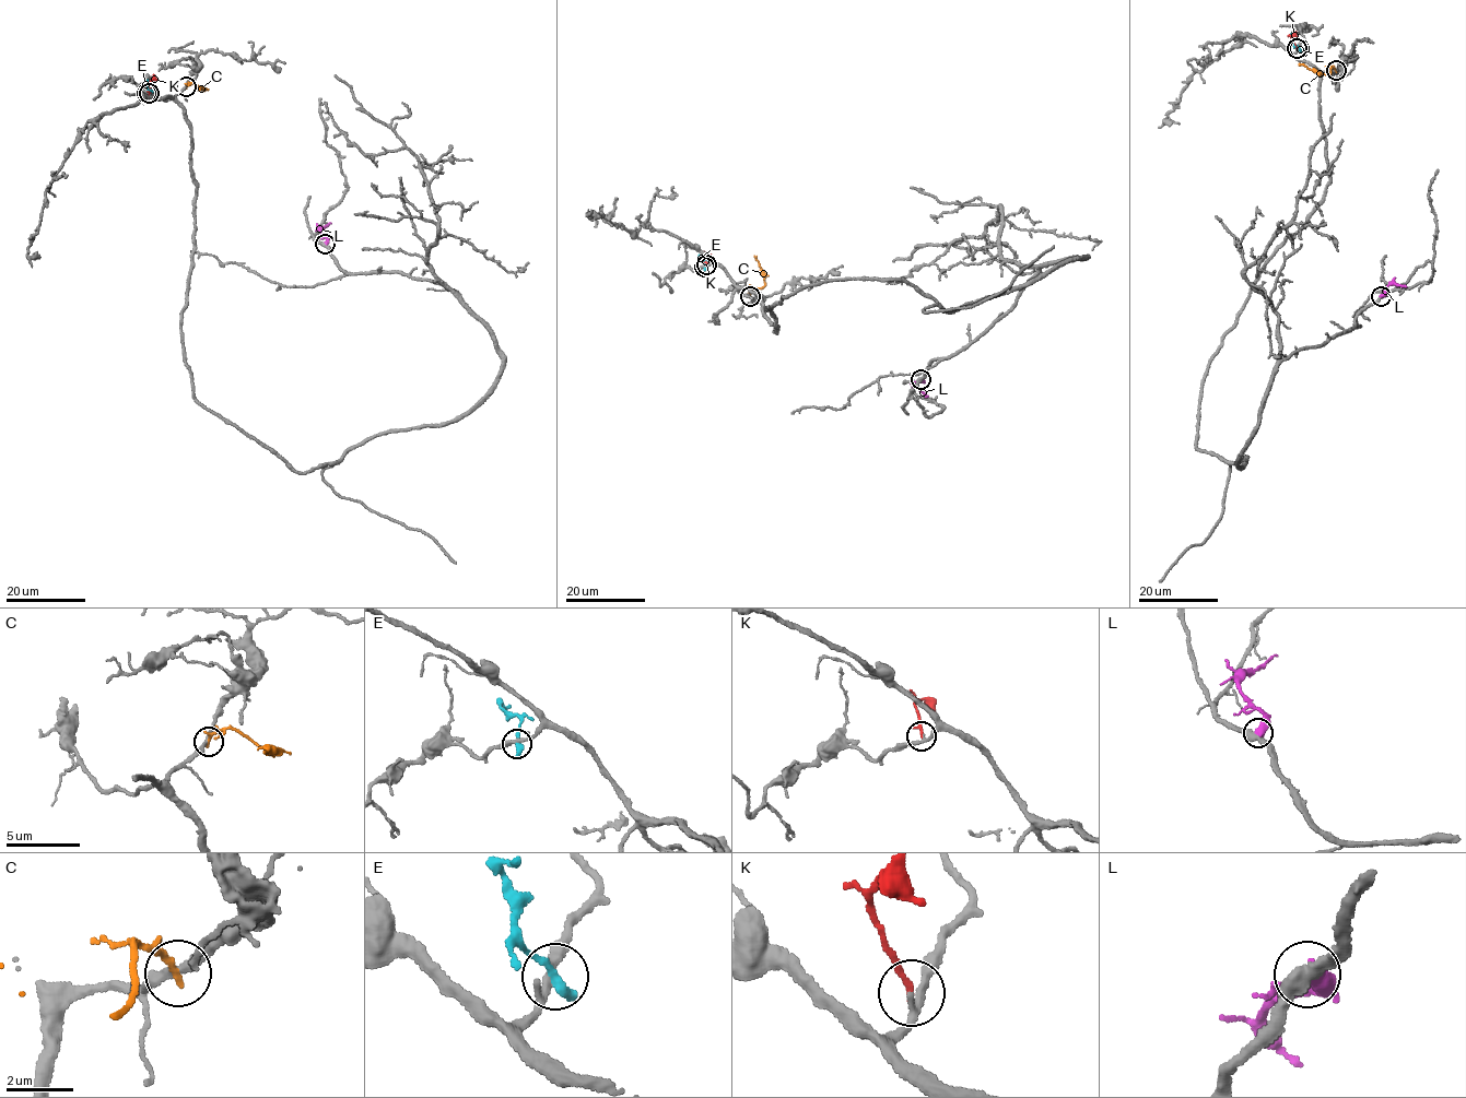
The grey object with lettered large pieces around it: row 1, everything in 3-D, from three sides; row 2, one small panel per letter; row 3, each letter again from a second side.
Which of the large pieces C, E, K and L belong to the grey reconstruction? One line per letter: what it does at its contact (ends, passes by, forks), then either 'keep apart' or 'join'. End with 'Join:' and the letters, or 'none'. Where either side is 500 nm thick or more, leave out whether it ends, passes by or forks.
C: it ends; keep apart
E: it ends; keep apart
K: it ends; join
L: keep apart
Join: K

